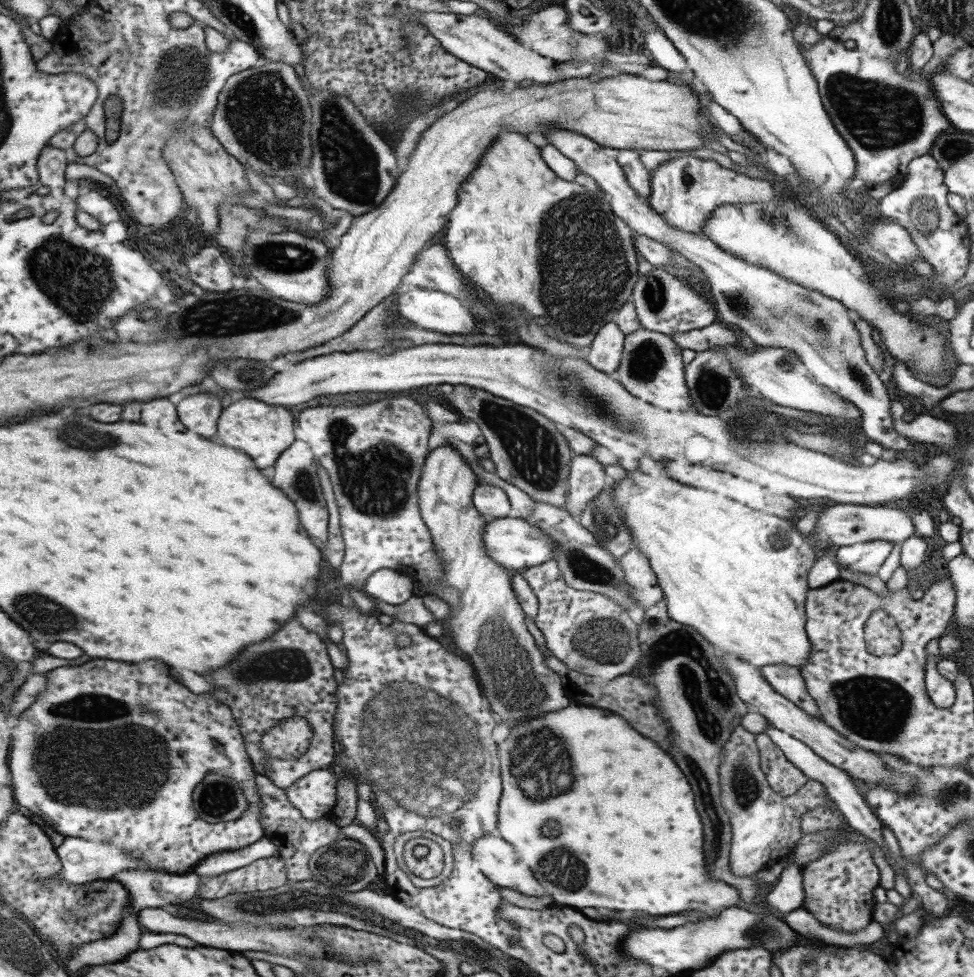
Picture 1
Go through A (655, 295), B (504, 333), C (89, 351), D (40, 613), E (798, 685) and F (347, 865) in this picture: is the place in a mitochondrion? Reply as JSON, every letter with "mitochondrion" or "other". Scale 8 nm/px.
{"A":"mitochondrion","B":"other","C":"mitochondrion","D":"mitochondrion","E":"other","F":"mitochondrion"}

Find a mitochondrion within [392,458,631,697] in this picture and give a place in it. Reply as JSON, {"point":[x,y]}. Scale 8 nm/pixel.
{"point":[585,569]}

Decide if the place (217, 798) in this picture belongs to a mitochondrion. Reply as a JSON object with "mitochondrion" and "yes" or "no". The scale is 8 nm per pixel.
{"mitochondrion":"yes"}

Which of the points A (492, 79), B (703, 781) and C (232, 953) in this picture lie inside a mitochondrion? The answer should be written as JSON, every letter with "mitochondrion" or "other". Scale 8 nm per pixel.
{"A":"other","B":"mitochondrion","C":"other"}

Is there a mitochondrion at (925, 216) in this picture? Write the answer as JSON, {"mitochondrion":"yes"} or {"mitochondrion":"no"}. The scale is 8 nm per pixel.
{"mitochondrion":"yes"}

